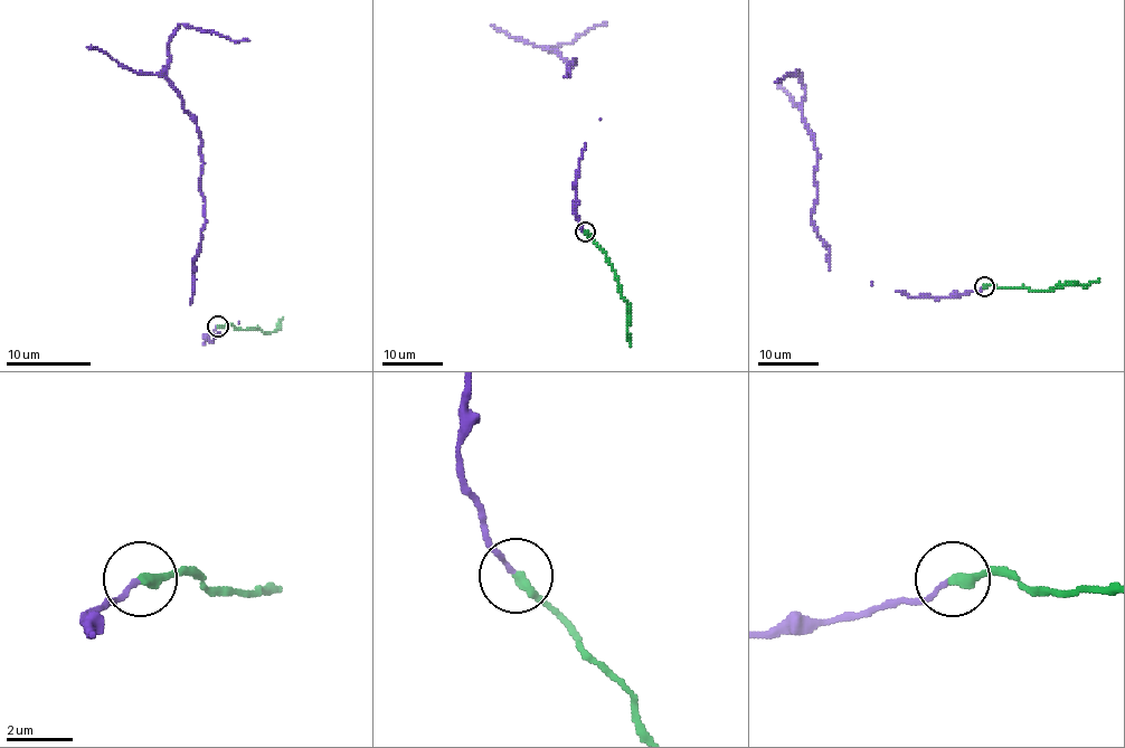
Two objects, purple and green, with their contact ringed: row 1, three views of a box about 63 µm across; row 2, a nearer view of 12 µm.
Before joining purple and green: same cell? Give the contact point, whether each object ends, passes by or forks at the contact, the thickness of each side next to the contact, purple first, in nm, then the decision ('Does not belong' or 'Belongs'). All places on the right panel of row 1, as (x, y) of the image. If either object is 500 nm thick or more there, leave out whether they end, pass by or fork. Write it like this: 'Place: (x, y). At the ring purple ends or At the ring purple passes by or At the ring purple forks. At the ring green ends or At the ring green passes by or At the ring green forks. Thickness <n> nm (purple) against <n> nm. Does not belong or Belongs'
Place: (984, 286). At the ring purple ends. At the ring green ends. Thickness 120 nm (purple) against 320 nm. Belongs

